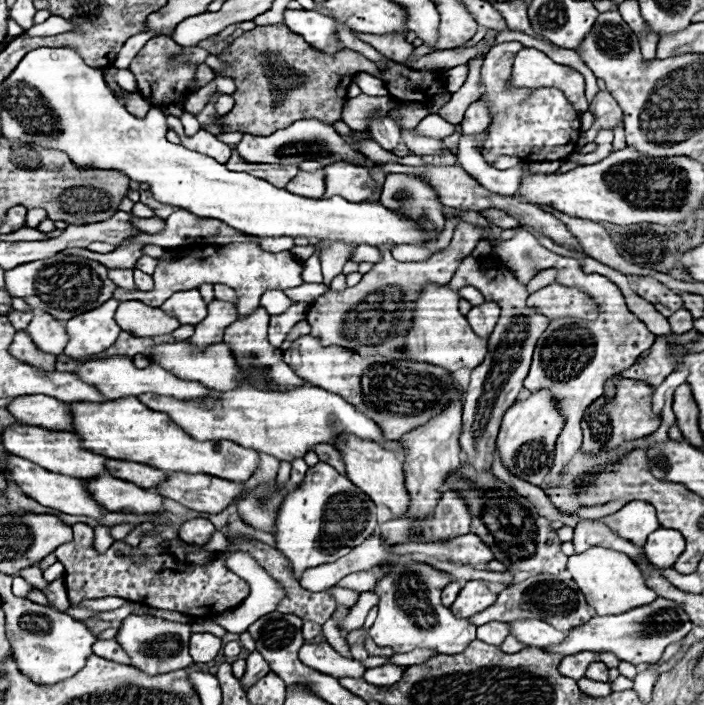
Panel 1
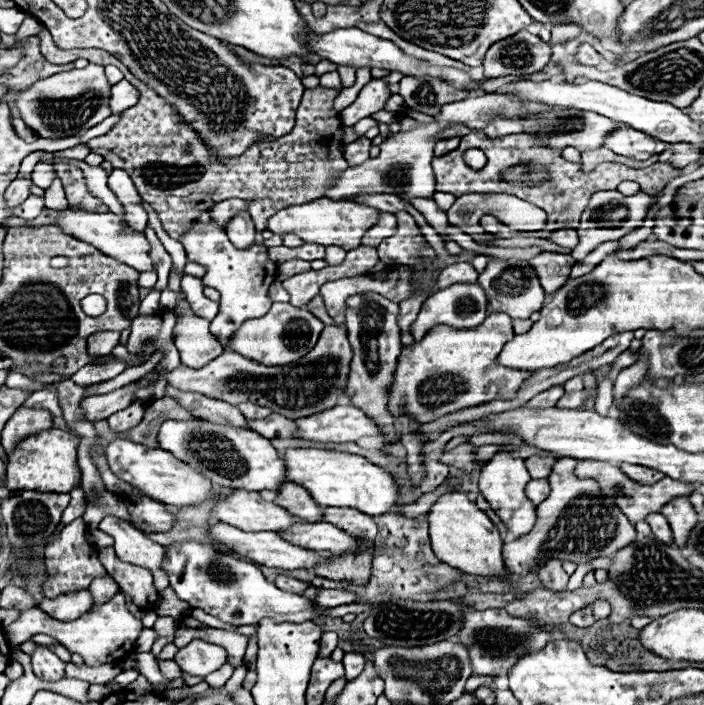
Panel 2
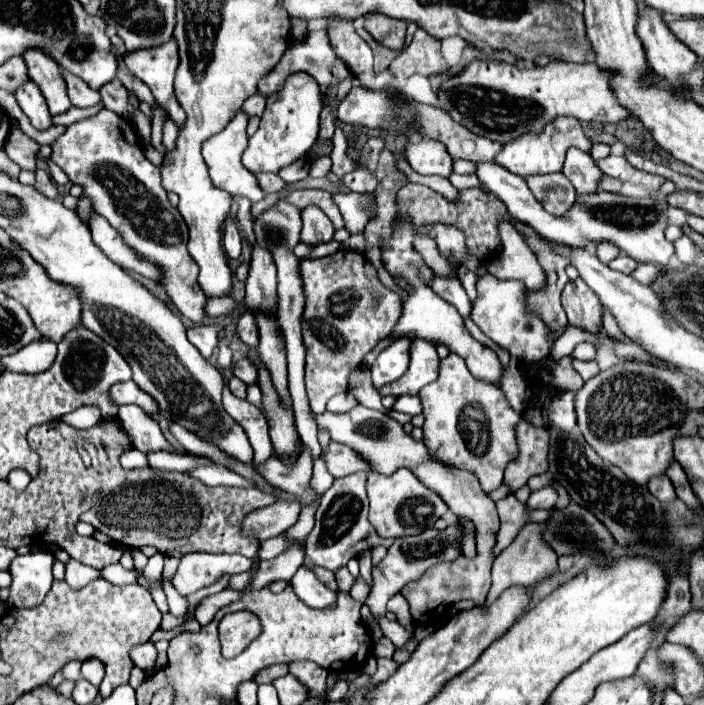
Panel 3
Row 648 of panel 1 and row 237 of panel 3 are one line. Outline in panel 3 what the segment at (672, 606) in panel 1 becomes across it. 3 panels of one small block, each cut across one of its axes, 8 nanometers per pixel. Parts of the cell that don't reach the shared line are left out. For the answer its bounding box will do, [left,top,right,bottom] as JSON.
[476,162,674,266]

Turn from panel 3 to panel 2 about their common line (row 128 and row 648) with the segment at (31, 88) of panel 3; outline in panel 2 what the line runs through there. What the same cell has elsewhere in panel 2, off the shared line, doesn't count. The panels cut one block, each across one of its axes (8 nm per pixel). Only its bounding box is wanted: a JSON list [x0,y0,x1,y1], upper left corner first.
[32,646,66,682]

